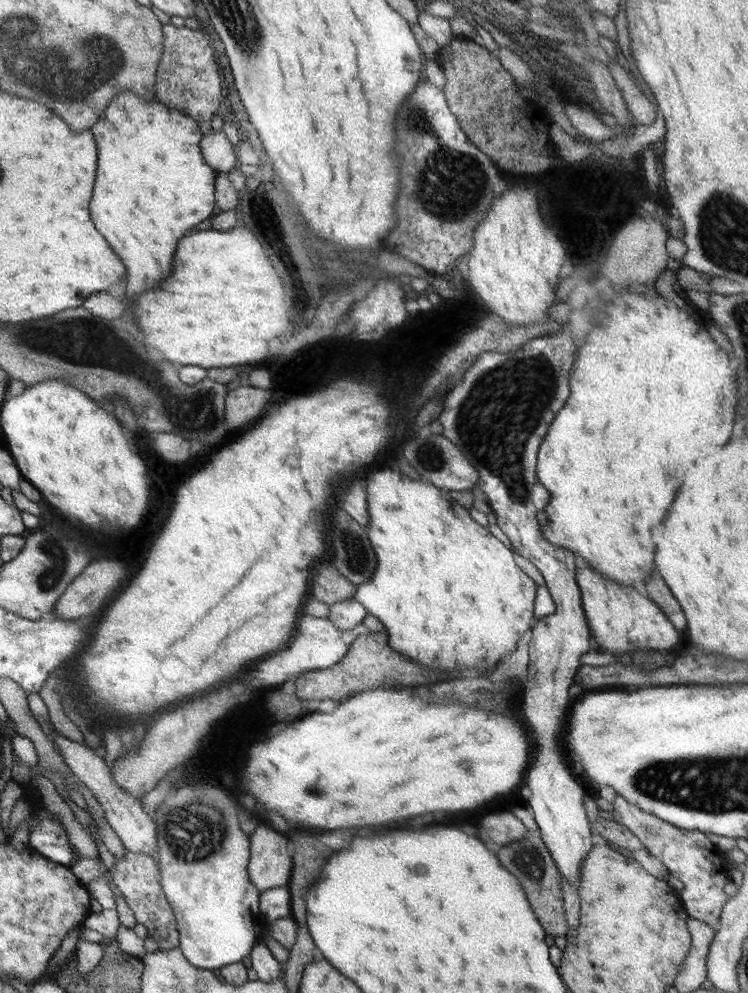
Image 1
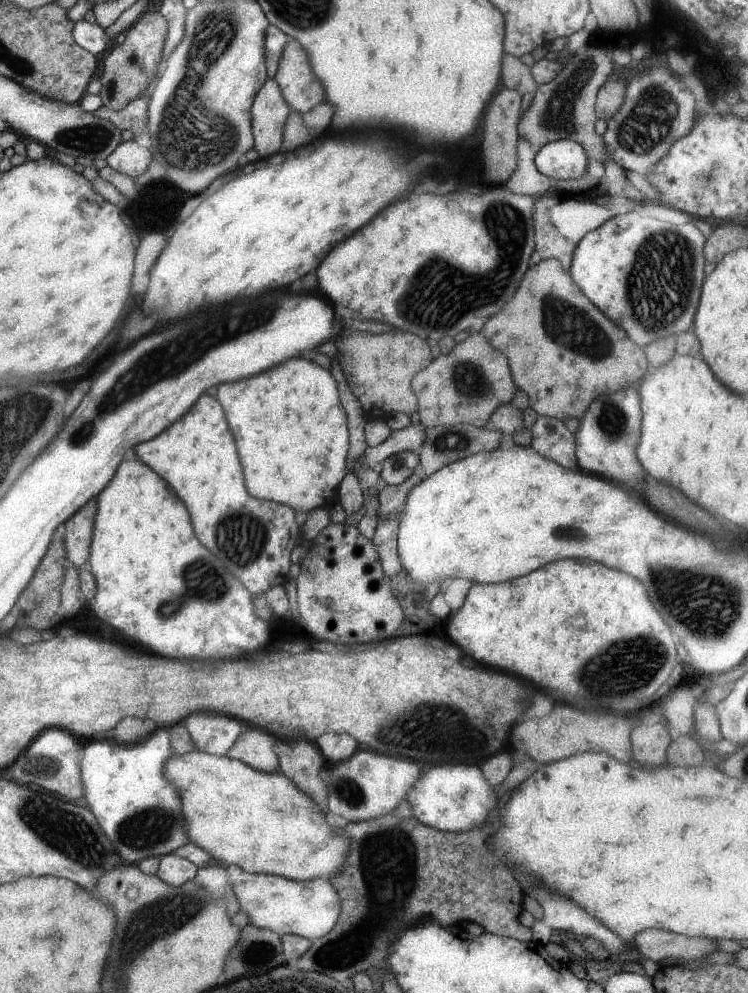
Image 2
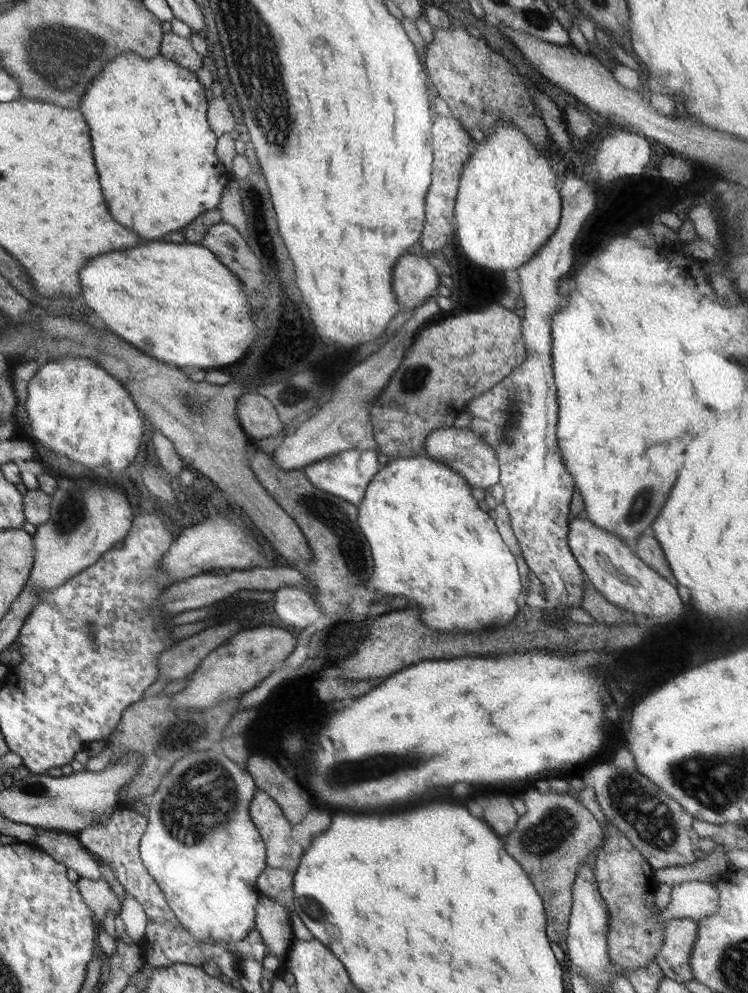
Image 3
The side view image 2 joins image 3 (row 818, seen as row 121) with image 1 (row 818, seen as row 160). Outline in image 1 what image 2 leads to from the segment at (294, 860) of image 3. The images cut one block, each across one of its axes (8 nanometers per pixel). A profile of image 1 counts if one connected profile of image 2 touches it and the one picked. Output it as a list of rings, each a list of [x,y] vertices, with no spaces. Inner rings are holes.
[[[266,816],[249,835],[248,881],[261,893],[276,886],[287,886],[292,873],[292,857],[287,835],[271,829]]]

